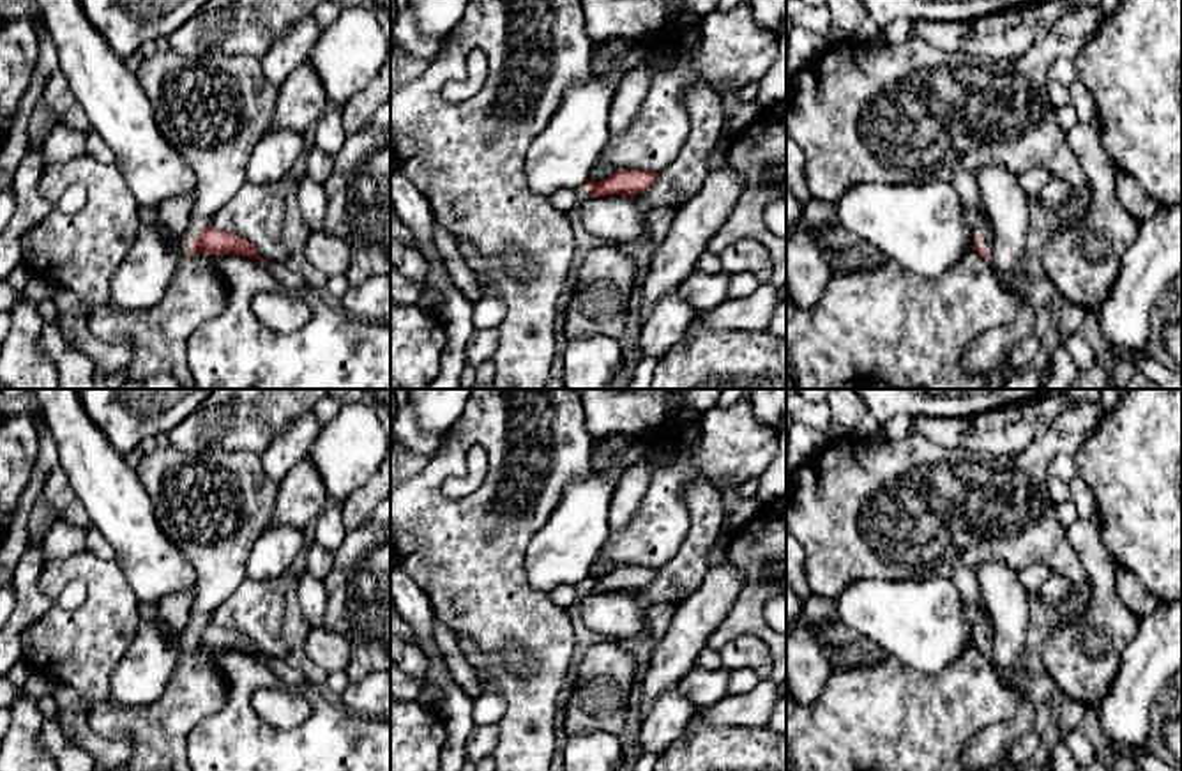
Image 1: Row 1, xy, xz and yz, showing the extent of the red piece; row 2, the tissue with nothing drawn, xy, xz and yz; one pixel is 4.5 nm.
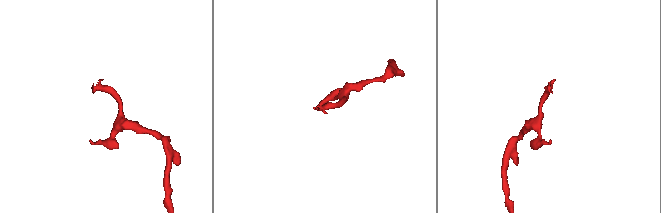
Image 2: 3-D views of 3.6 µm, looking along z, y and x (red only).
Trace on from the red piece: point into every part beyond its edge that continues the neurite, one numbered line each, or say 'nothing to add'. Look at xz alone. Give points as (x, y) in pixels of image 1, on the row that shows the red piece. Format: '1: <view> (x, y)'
nothing to add

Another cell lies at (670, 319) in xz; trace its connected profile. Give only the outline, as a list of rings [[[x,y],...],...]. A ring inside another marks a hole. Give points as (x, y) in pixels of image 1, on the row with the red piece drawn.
[[[677,292],[661,297],[652,315],[641,325],[640,347],[643,357],[663,357],[680,341],[698,311],[680,299]]]

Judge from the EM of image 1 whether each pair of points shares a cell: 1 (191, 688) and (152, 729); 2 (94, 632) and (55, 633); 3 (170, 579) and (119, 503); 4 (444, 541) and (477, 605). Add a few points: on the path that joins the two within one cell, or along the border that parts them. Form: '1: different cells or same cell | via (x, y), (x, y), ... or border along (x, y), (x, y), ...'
1: same cell | via (182, 699), (163, 718)
2: same cell | via (85, 633), (64, 633)
3: same cell | via (151, 559), (142, 550), (128, 522)
4: same cell | via (460, 557), (474, 572), (477, 589)

